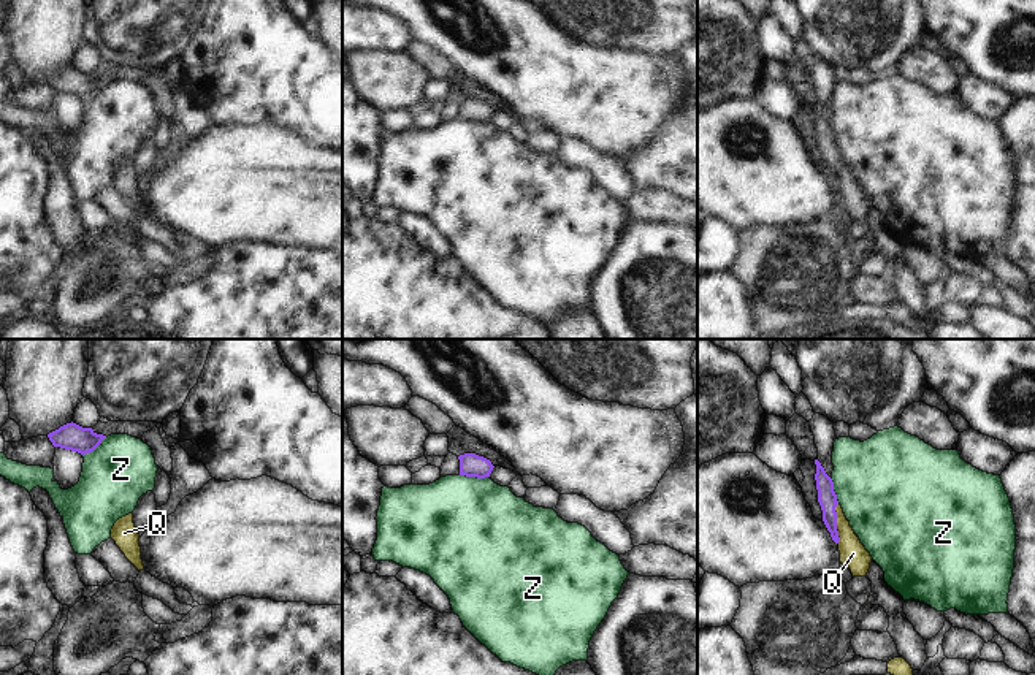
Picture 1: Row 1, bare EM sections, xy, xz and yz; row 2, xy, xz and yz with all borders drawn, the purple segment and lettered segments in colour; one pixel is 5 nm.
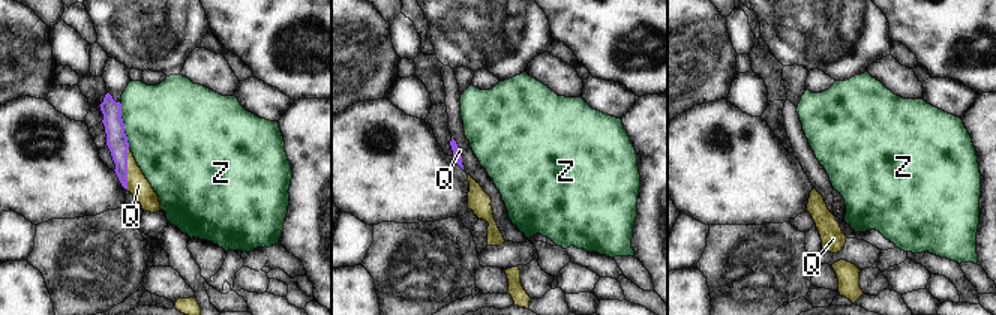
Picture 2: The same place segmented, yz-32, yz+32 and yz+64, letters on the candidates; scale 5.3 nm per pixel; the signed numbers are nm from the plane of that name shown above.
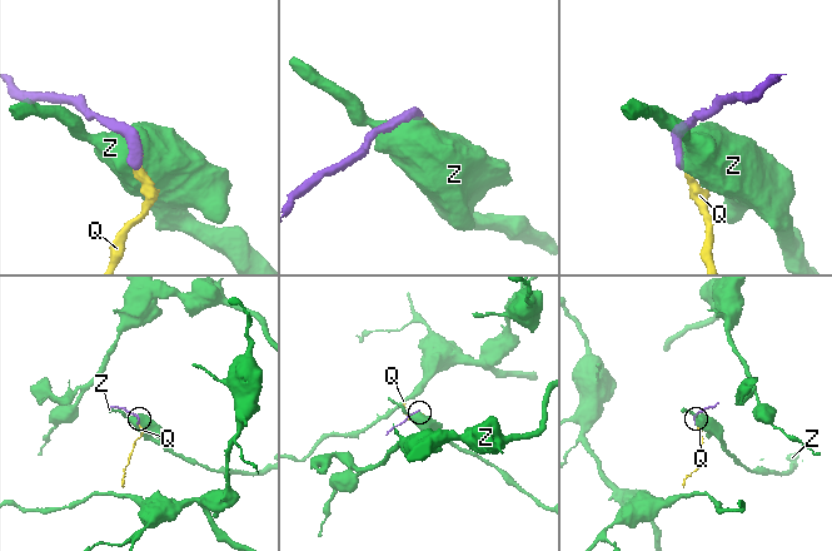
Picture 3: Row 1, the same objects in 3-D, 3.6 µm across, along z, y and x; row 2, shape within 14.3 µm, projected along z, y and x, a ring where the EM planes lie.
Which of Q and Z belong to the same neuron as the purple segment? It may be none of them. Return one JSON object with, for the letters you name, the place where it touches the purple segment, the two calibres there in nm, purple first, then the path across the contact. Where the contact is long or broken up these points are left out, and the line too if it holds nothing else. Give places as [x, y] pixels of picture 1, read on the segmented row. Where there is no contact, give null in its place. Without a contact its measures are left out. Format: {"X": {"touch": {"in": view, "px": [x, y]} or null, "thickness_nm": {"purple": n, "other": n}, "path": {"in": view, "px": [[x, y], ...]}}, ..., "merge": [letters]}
{"Q": {"touch": {"in": "yz", "px": [836, 523]}, "thickness_nm": {"purple": 100, "other": 140}, "path": {"in": "yz", "px": [[826, 496], [836, 523], [853, 553]]}}, "merge": ["Q"]}

